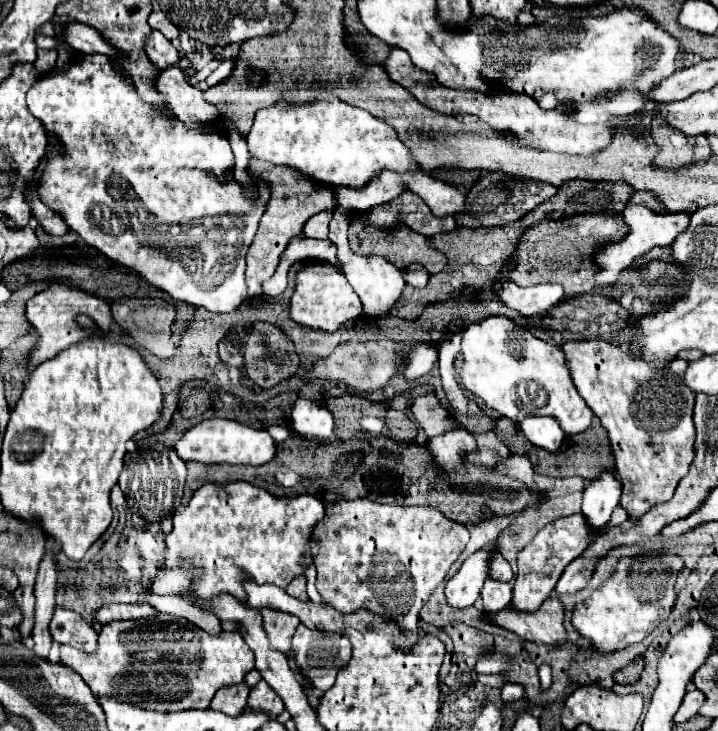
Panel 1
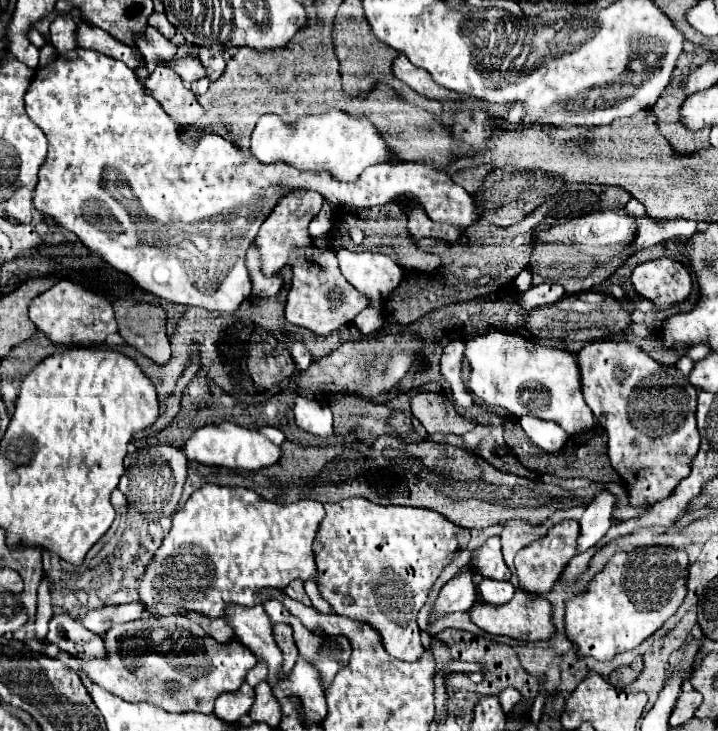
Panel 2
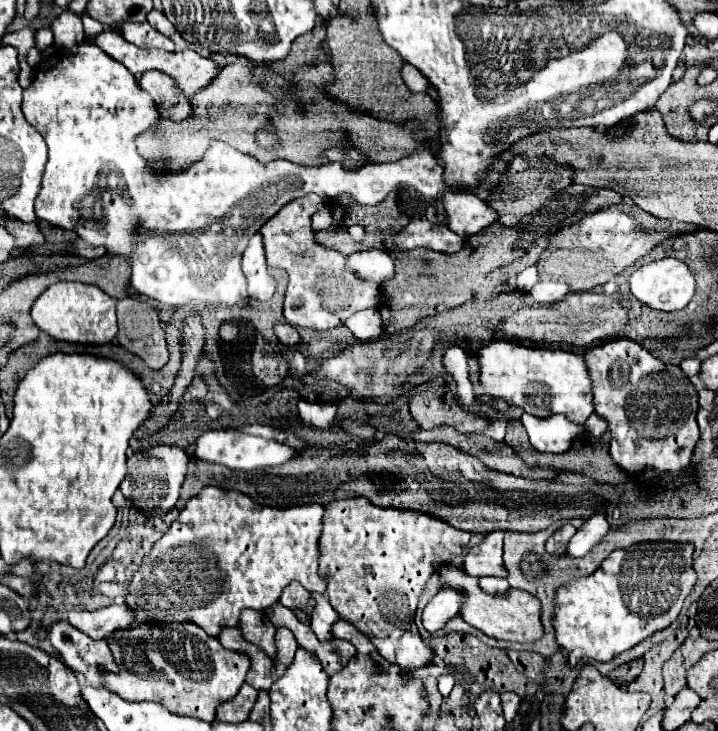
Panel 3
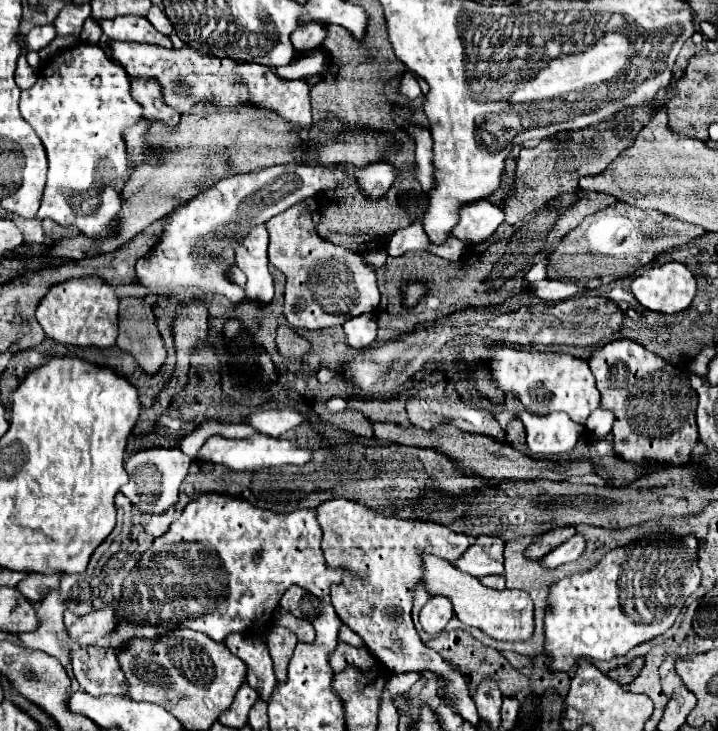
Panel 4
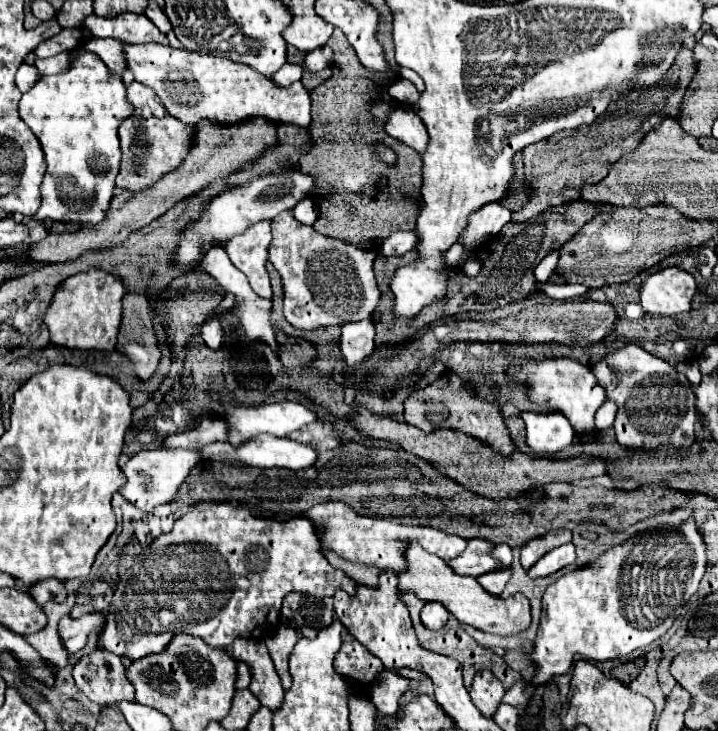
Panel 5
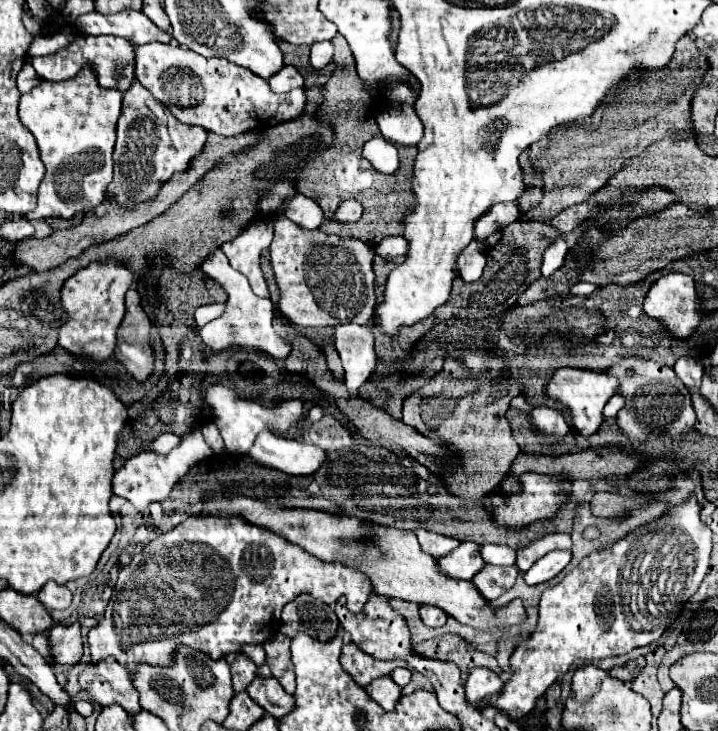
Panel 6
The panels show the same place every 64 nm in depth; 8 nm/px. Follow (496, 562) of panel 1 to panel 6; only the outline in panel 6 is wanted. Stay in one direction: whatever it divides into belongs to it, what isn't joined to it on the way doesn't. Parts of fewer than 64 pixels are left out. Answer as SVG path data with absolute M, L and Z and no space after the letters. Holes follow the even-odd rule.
M462 542L454 554L448 554L444 558L440 558L440 568L452 576L452 578L462 578L462 580L472 580L478 570L482 570L482 566L486 562L482 562L482 556L478 554L478 546L476 542Z

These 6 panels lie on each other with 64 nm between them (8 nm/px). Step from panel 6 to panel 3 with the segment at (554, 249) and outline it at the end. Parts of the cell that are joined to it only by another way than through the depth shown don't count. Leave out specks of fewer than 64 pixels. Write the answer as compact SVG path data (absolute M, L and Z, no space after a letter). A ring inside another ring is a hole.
M536 266L532 268L526 268L526 272L520 272L518 278L516 278L516 288L522 290L522 292L530 292L530 288L538 282L538 272L536 272Z

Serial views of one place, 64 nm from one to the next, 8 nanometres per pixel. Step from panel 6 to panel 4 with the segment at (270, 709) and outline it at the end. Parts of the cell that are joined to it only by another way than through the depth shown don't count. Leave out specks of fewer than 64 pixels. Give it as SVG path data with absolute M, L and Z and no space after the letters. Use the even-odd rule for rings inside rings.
M230 634L230 638L226 638L224 646L246 662L246 666L248 666L246 682L258 690L260 698L268 700L276 686L276 680L274 680L274 672L272 672L272 658L268 654L266 644L262 644L256 638L250 638L248 634Z

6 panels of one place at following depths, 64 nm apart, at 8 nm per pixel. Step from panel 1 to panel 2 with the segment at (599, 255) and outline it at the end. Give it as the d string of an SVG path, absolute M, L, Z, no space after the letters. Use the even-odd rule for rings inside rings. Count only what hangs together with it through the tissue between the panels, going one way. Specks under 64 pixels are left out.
M630 200L626 206L626 212L630 218L634 218L636 224L636 236L630 242L628 250L624 250L620 256L630 258L638 250L646 250L654 244L664 244L668 240L682 240L696 232L696 222L686 218L672 218L672 220L660 220L650 214L646 214L646 208L638 200Z

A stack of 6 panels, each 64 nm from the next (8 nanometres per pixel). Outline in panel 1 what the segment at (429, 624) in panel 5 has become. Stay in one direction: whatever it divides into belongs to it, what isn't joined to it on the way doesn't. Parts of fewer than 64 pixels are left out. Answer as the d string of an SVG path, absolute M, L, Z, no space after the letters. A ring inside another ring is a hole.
M498 540L488 542L478 552L474 552L462 564L462 568L454 574L454 578L448 580L444 594L446 594L450 606L466 608L466 606L472 606L474 602L478 602L480 590L488 578L490 554L494 554L494 550L500 550Z

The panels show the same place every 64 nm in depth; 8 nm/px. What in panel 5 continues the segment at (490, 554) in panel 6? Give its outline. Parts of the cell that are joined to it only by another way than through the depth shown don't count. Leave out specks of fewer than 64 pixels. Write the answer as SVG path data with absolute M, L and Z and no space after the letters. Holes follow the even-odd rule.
M498 544L496 550L492 552L492 556L498 558L504 566L508 566L508 564L512 562L512 550L510 550L510 546L506 546L506 544Z

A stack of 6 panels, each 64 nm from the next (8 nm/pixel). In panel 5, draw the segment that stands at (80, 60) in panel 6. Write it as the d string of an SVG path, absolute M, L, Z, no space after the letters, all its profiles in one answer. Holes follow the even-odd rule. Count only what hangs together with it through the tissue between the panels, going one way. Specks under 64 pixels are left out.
M92 38L90 42L82 42L78 50L98 54L104 60L104 64L112 70L112 74L124 76L126 62L124 62L124 52L122 52L122 42L116 42L110 38ZM62 52L62 54L52 56L52 58L46 58L46 60L36 58L34 66L38 68L40 74L60 74L60 72L64 72L64 70L68 68L70 58L72 58L70 54L72 54L72 52Z

